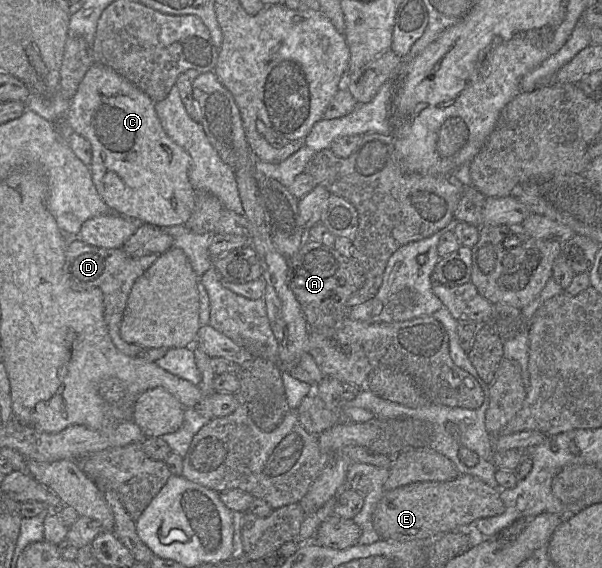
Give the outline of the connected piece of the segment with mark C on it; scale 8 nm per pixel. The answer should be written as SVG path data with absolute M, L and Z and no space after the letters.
M93 63L71 99L66 123L70 131L91 144L92 161L89 168L92 180L113 213L158 228L185 224L195 203L195 189L189 181L191 157L165 133L156 114L155 103L147 94L112 68Z

